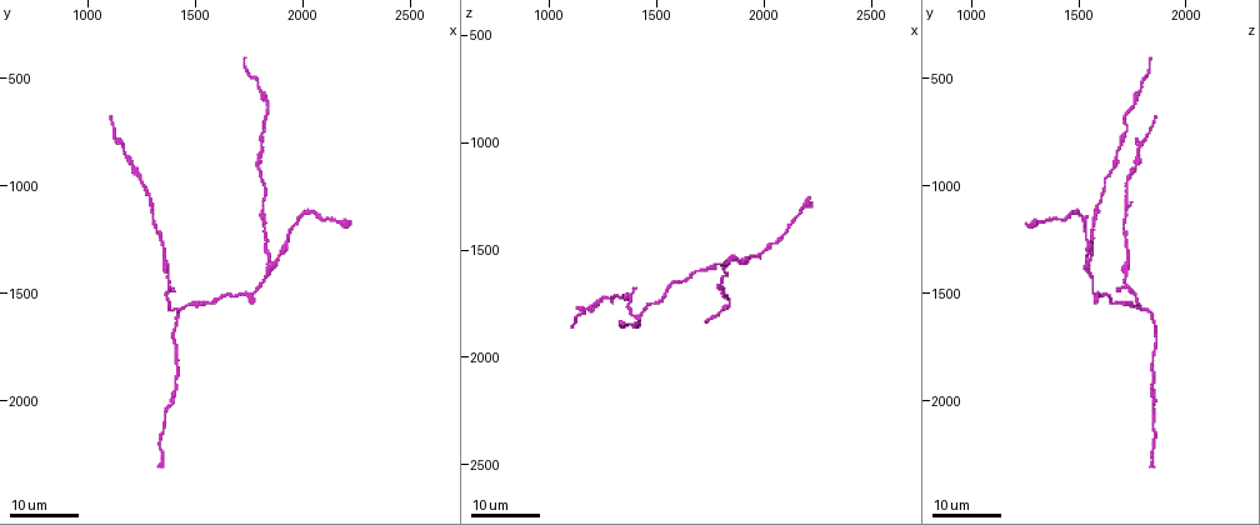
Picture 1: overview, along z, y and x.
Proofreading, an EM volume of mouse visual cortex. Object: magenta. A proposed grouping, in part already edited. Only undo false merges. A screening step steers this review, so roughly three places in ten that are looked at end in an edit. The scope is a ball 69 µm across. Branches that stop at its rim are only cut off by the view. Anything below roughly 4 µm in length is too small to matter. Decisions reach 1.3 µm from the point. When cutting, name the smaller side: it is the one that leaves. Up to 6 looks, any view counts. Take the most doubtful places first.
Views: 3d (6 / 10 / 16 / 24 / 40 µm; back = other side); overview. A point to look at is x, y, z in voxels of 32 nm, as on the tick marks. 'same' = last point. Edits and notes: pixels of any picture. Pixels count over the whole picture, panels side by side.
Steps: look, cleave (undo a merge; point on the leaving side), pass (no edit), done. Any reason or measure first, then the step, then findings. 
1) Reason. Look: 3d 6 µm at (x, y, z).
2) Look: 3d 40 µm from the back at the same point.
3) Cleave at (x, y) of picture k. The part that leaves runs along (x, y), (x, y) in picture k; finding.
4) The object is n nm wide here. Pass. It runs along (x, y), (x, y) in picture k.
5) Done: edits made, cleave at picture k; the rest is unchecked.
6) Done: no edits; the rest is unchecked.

Look: 3d 24 µm at (1410, 1570, 1820).

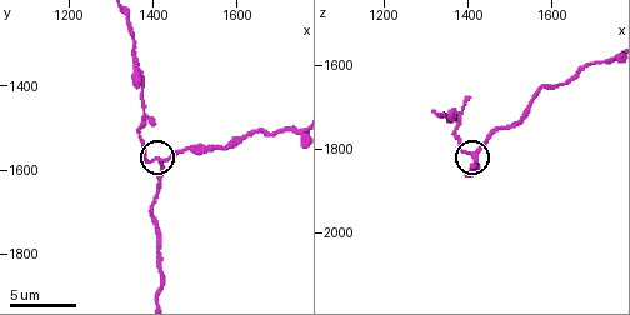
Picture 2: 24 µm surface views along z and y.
Zoom in. Look: 3d 6 µm at (1415, 1580, 1820).

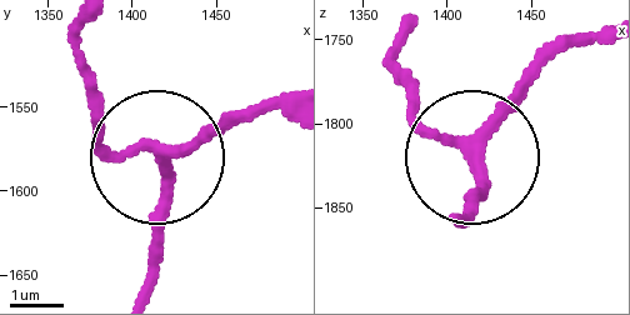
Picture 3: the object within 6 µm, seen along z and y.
The side arm is 26 µm long. Pass. It runs along (608, 30), (554, 53), (500, 120), (474, 174), (474, 223) in picture 3; continuous, no second neuron.

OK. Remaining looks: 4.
Side arm on a straight run. Look: 3d 16 µm at (1860, 1360, 1550).

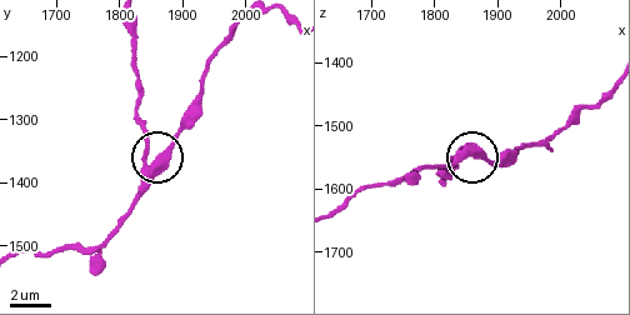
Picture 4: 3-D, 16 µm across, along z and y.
Look: 3d 6 µm at (1860, 1360, 1545).

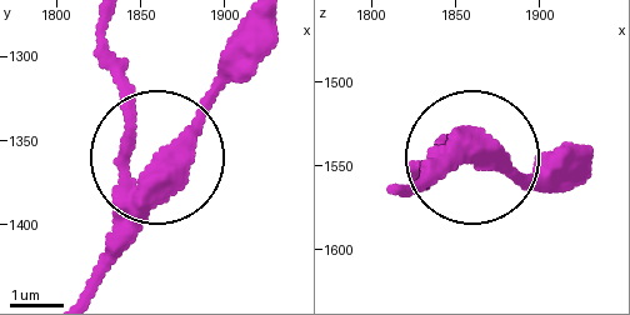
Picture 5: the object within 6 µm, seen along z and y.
The object is 370 nm wide here. Pass. It runs along (88, 285), (124, 190), (266, 34) in picture 5; continuous, no second neuron.

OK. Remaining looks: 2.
Done: no edits; the rest is unchecked.

